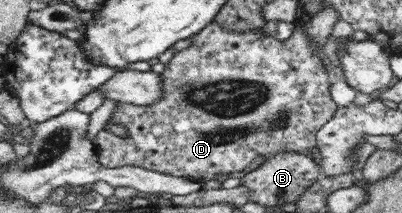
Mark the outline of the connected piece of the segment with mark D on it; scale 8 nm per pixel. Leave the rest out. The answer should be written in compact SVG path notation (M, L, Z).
M212 22L193 36L188 48L177 51L160 75L163 95L158 102L148 106L122 103L114 112L112 117L128 129L128 138L118 137L104 128L96 134L93 143L104 169L138 166L158 174L188 178L202 185L248 169L250 162L262 154L306 153L317 146L316 133L337 109L334 100L329 98L328 71L322 61L314 57L301 24L297 24L292 36L282 42L262 30L223 31L220 25Z

